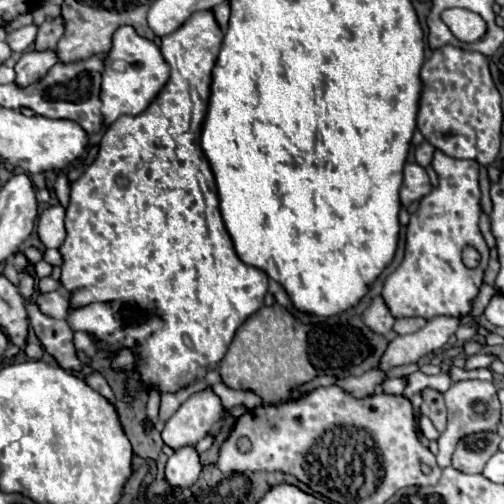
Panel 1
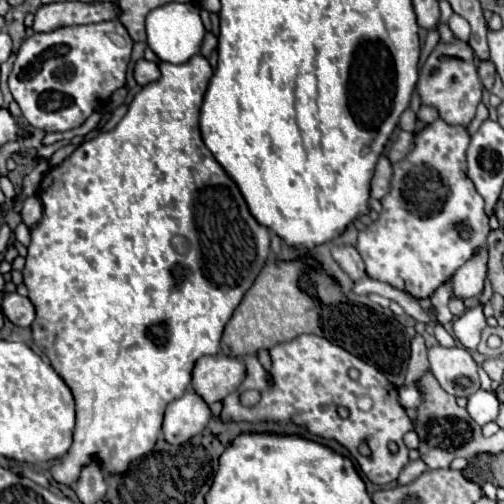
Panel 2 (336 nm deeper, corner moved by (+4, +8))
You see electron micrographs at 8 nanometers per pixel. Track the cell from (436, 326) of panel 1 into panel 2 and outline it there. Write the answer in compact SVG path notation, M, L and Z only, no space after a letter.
M480 246L480 248L476 248L474 256L464 266L460 266L456 270L456 274L452 276L454 294L460 300L478 296L484 288L486 272L488 272L488 248Z

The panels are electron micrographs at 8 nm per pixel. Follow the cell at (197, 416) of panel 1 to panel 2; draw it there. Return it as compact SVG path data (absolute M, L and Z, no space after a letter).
M202 356L192 372L194 390L208 402L224 400L232 394L246 378L246 368L242 358L232 356Z

